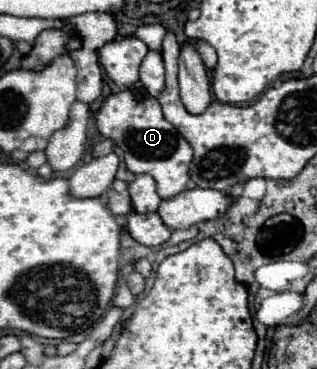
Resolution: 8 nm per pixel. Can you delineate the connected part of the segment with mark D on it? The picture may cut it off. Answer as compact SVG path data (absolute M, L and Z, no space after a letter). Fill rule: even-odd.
M130 89L110 95L104 101L102 109L98 111L96 127L102 133L102 137L112 139L124 151L128 171L132 171L136 175L150 173L158 181L158 195L162 199L172 199L190 187L188 167L192 161L192 147L164 119L158 99L146 95L146 101L142 105L138 105L138 101L134 101L134 95L130 93Z

